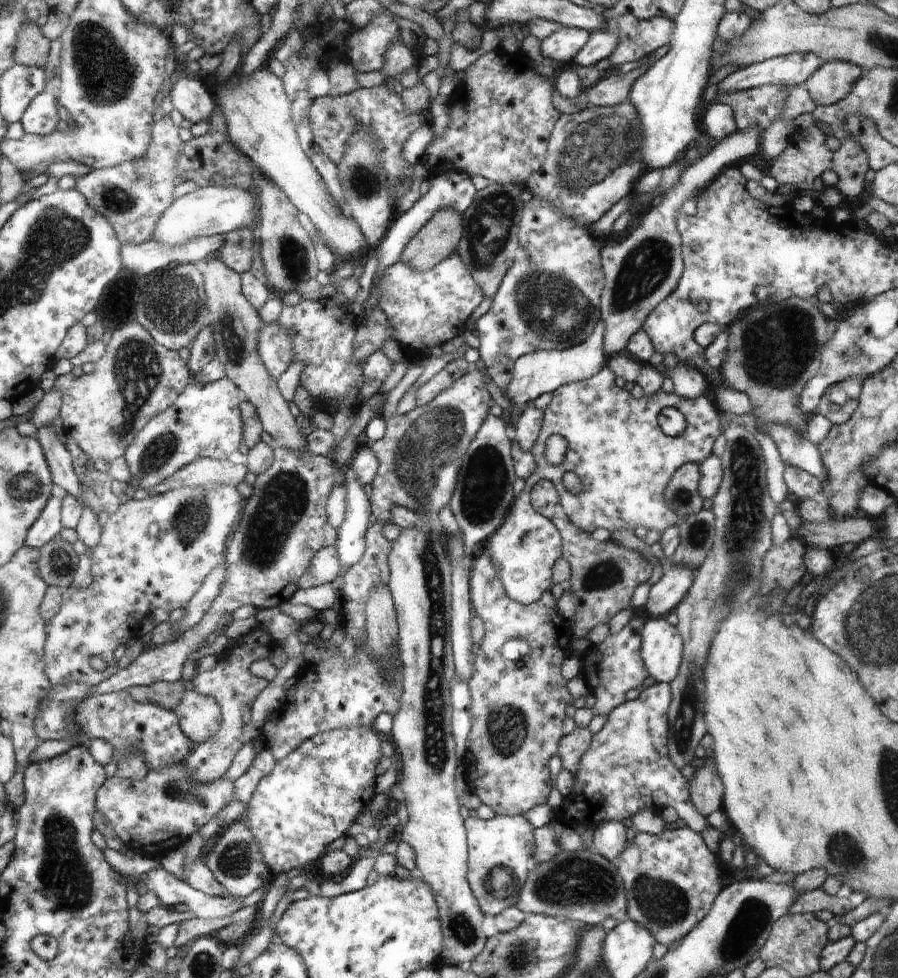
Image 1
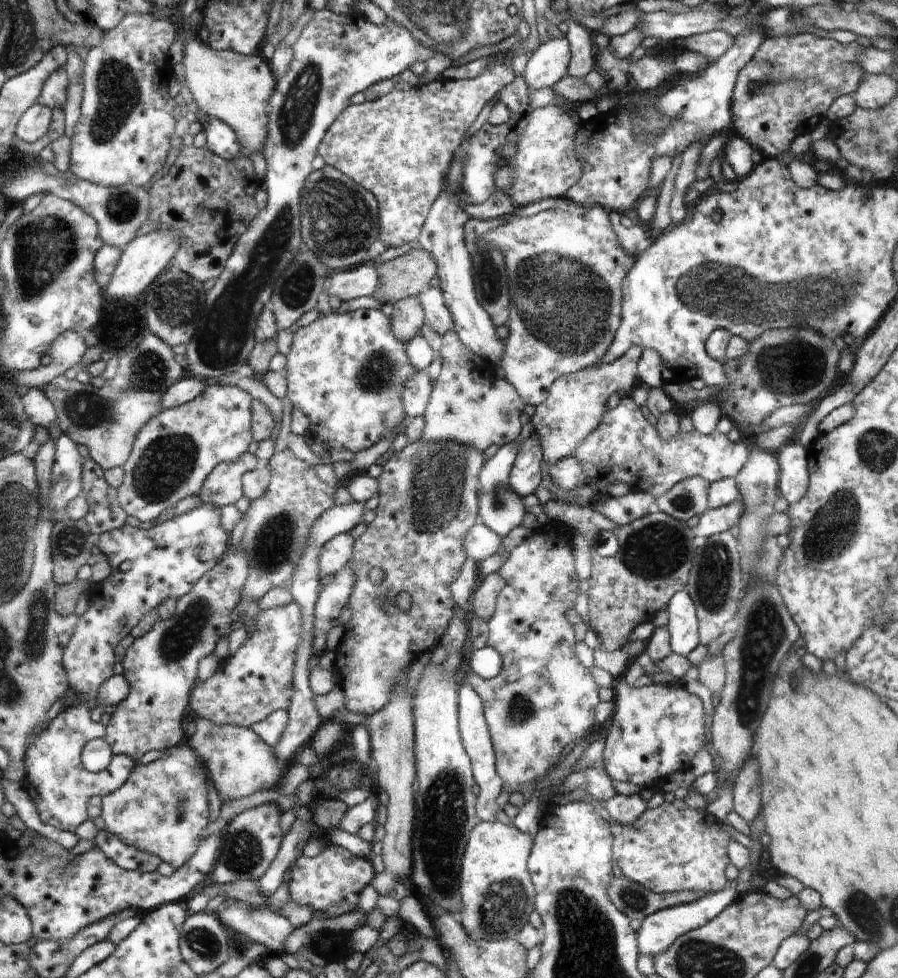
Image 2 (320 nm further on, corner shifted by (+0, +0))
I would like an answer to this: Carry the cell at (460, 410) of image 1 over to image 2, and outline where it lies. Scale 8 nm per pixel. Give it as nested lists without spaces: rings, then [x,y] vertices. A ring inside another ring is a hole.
[[[422,439],[419,441],[408,444],[401,452],[393,452],[392,457],[382,465],[382,473],[376,480],[379,484],[379,500],[378,507],[376,508],[376,516],[372,522],[368,523],[366,532],[361,534],[353,542],[353,555],[349,560],[349,566],[356,575],[355,585],[349,598],[349,606],[352,609],[352,616],[345,624],[345,631],[342,641],[335,649],[335,668],[341,677],[340,687],[345,696],[345,708],[358,712],[358,714],[368,714],[368,716],[375,715],[381,708],[384,708],[393,698],[393,689],[399,685],[406,687],[407,674],[409,666],[416,662],[418,658],[433,650],[440,644],[441,638],[444,636],[446,629],[449,627],[452,614],[455,612],[456,604],[451,595],[451,584],[459,577],[462,565],[467,559],[467,552],[465,551],[464,541],[473,526],[477,523],[475,520],[478,516],[478,490],[479,490],[479,476],[483,466],[485,465],[483,454],[476,452],[472,447],[466,447],[460,443],[450,443],[449,441],[431,441],[427,443]],[[372,568],[380,568],[384,572],[384,581],[382,584],[373,584],[368,579],[368,572]],[[400,592],[408,592],[412,603],[408,610],[400,610],[396,606],[395,598]],[[379,596],[386,597],[386,604],[383,609],[379,609],[377,605],[377,598]]]

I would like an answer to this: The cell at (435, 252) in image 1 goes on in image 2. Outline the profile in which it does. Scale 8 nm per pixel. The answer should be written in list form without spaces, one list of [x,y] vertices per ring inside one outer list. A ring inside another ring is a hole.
[[[412,249],[409,253],[376,265],[379,287],[373,297],[382,304],[417,297],[437,275],[437,264],[424,249]]]

